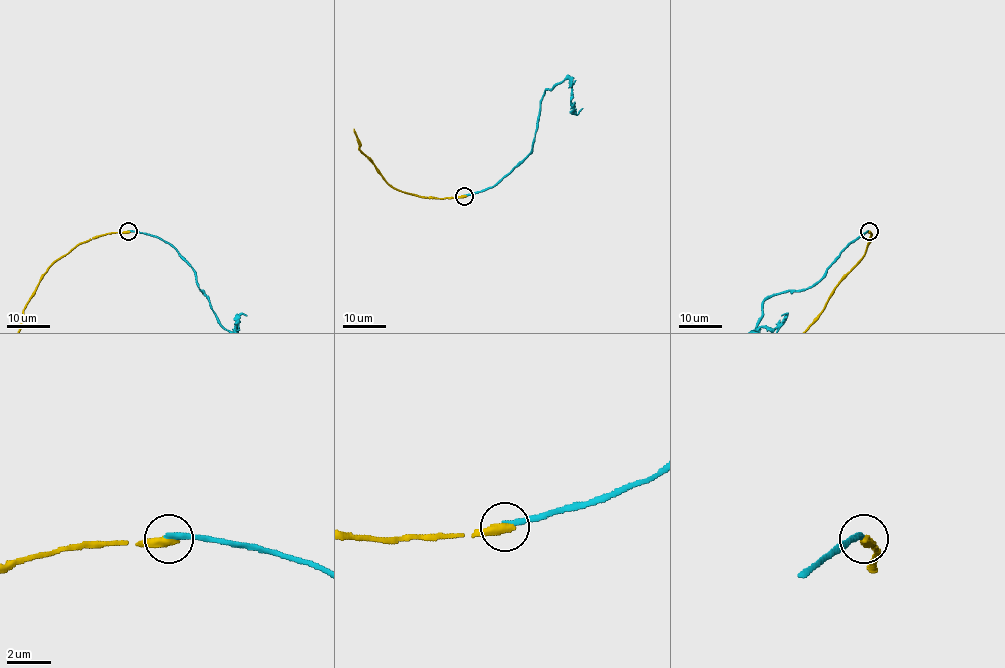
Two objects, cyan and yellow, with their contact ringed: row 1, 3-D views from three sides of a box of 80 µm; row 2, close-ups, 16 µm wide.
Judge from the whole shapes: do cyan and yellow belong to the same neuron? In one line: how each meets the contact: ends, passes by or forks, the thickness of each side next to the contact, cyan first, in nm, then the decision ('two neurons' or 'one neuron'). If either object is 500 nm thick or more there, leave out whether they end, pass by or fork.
cyan ends there; yellow ends there; 280 nm thick on the cyan side, 460 nm on the other; two neurons

